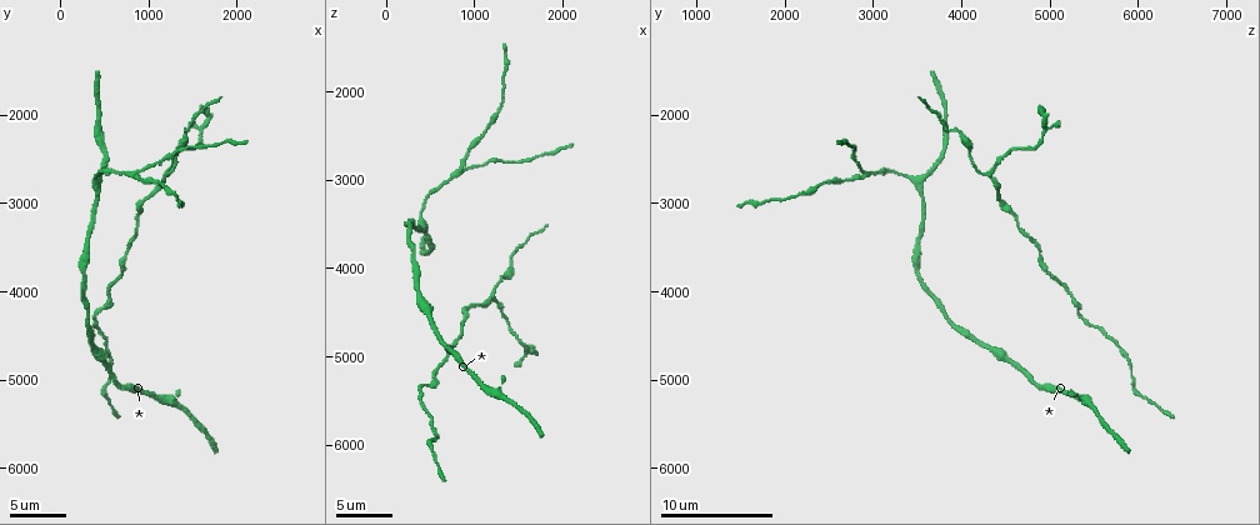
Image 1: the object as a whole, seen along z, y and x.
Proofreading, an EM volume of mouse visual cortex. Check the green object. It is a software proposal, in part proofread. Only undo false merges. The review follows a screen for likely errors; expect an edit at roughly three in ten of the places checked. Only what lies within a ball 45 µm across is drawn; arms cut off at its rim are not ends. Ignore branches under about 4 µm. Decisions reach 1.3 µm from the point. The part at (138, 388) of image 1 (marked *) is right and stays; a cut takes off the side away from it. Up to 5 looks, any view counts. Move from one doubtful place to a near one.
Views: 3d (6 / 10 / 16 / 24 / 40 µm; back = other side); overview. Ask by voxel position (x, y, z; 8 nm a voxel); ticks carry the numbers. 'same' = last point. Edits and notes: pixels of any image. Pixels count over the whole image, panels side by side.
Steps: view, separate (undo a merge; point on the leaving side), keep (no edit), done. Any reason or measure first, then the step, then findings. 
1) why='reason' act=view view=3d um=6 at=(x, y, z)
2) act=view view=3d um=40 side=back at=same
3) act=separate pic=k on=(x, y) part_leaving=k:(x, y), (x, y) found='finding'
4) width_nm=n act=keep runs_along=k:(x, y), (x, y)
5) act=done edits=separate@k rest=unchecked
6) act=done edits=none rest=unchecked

why='thin arm on a thick one' act=view view=3d um=16 at=(900, 2650, 2850)

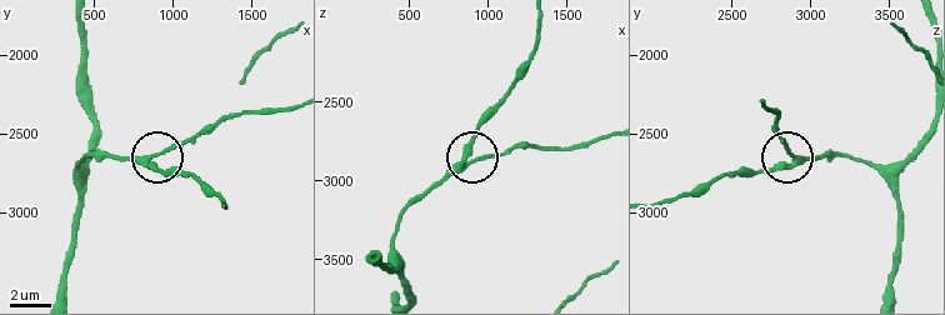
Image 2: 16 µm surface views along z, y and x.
arms=3 act=keep found='one neuron here'

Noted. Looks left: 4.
act=view view=3d um=10 at=(1200, 2700, 4300)

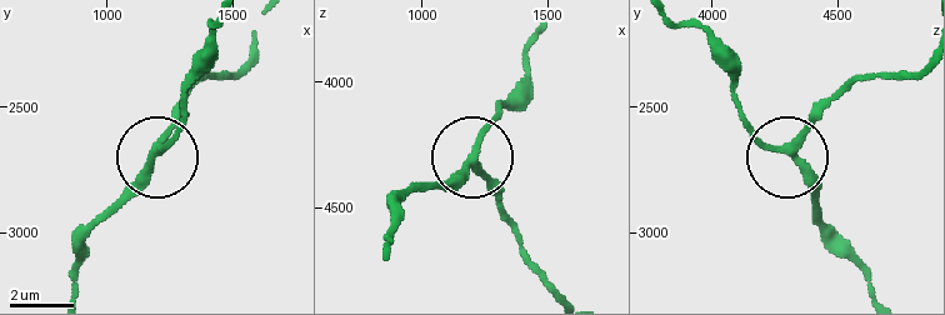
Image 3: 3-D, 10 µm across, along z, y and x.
act=view view=3d um=10 side=back at=(1210, 2670, 4290)

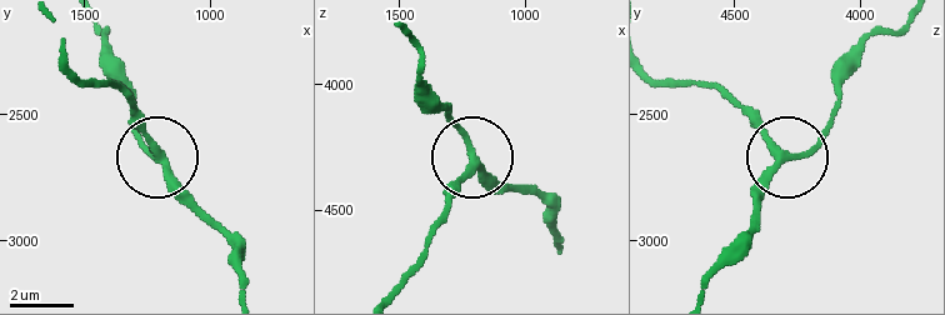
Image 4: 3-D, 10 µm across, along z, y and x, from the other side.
act=keep runs_along=4:(700, 290), (703, 274), (740, 233), (784, 160), (719, 90) found='all the same neuron'

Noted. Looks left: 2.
why='three arms meet' act=view view=3d um=16 at=(400, 2700, 3550)

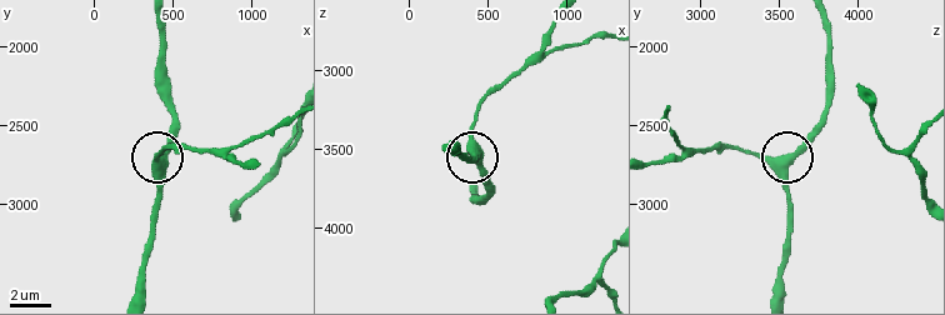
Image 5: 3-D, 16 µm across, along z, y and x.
arms=3 act=keep found='one neuron here'

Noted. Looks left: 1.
act=done edits=none rest=unchecked

